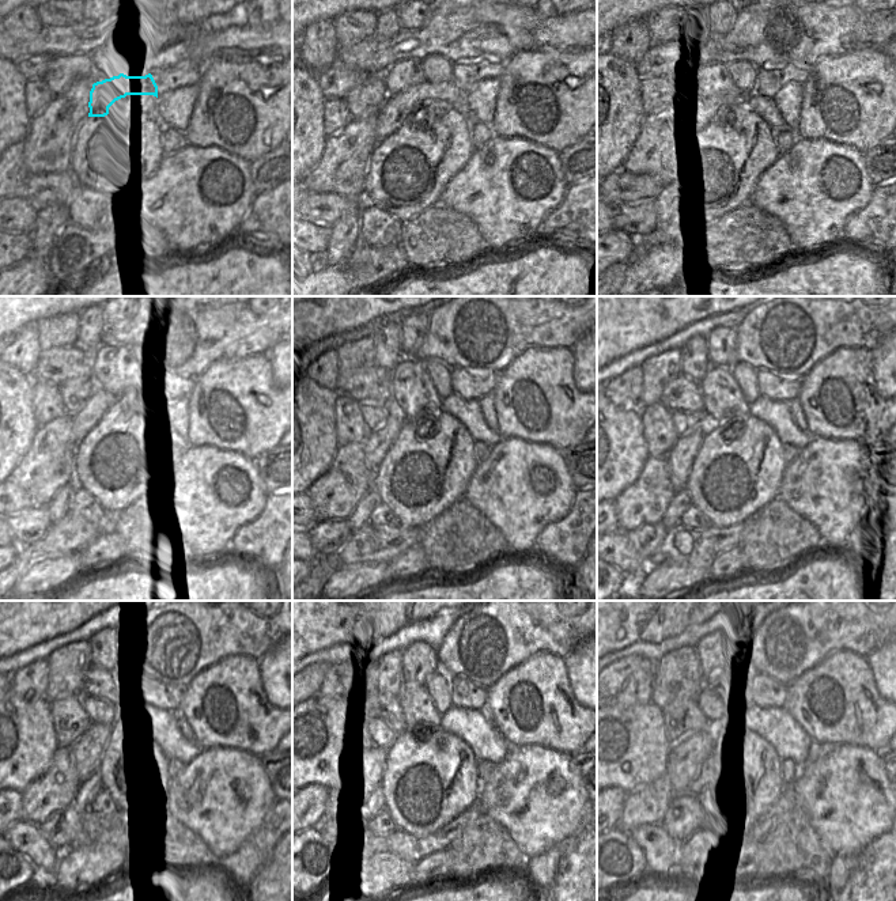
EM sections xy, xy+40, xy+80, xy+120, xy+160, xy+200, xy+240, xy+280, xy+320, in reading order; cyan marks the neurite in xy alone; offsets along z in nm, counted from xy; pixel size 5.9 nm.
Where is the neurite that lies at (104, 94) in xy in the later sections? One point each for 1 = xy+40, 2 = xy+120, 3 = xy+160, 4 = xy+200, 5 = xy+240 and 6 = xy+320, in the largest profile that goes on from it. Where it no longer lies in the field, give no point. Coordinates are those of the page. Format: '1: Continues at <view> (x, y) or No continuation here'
1: Continues at xy+40 (396, 109)
2: Continues at xy+120 (93, 411)
3: Continues at xy+160 (380, 440)
4: Continues at xy+200 (681, 454)
5: Continues at xy+240 (87, 749)
6: Continues at xy+320 (683, 758).

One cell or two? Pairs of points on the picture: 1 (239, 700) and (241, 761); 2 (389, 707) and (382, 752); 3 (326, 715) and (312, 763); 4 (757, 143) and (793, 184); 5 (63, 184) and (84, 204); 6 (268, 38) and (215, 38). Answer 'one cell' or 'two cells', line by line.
1: two cells
2: one cell
3: one cell
4: two cells
5: two cells
6: one cell

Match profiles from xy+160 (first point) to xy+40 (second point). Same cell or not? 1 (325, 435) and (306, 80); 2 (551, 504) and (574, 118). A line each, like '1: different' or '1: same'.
1: same
2: different

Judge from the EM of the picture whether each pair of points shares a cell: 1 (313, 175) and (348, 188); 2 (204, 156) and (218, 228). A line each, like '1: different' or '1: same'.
1: same
2: same

